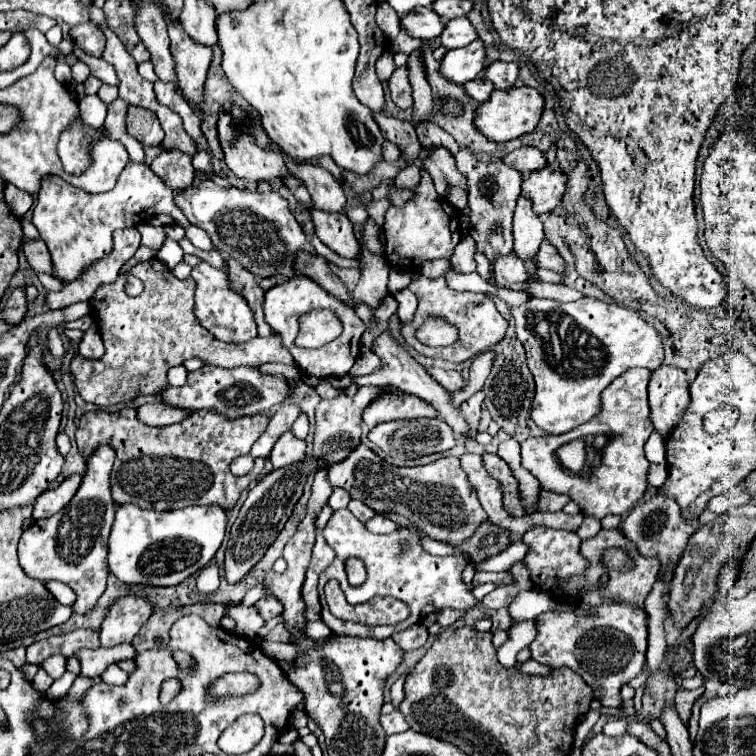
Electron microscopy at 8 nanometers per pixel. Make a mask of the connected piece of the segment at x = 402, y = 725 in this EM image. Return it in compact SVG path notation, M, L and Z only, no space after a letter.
M394 709L390 715L382 715L380 723L382 723L386 735L394 735L394 733L402 733L402 731L410 729L410 725L406 723L404 715L398 709Z

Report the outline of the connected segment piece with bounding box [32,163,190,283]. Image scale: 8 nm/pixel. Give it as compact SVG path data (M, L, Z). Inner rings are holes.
M128 163L124 171L118 177L118 183L112 191L92 195L78 187L72 187L60 177L44 177L40 191L38 191L38 203L34 207L32 223L40 231L40 239L46 243L56 277L60 277L64 283L74 281L84 267L88 267L92 261L106 257L112 251L112 233L120 227L134 227L142 219L148 221L160 213L172 215L175 223L180 227L188 227L188 219L182 215L182 211L174 203L174 193L148 171L146 163Z

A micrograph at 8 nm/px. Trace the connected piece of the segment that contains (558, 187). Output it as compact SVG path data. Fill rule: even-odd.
M544 167L540 171L532 171L522 177L522 197L532 201L534 213L550 213L558 203L560 195L564 193L566 179L560 169Z

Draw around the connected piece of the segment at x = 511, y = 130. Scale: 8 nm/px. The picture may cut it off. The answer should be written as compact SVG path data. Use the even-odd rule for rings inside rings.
M508 87L508 89L494 89L490 99L484 101L474 115L476 129L490 141L502 143L516 137L530 133L540 119L540 111L544 107L544 97L532 87Z

